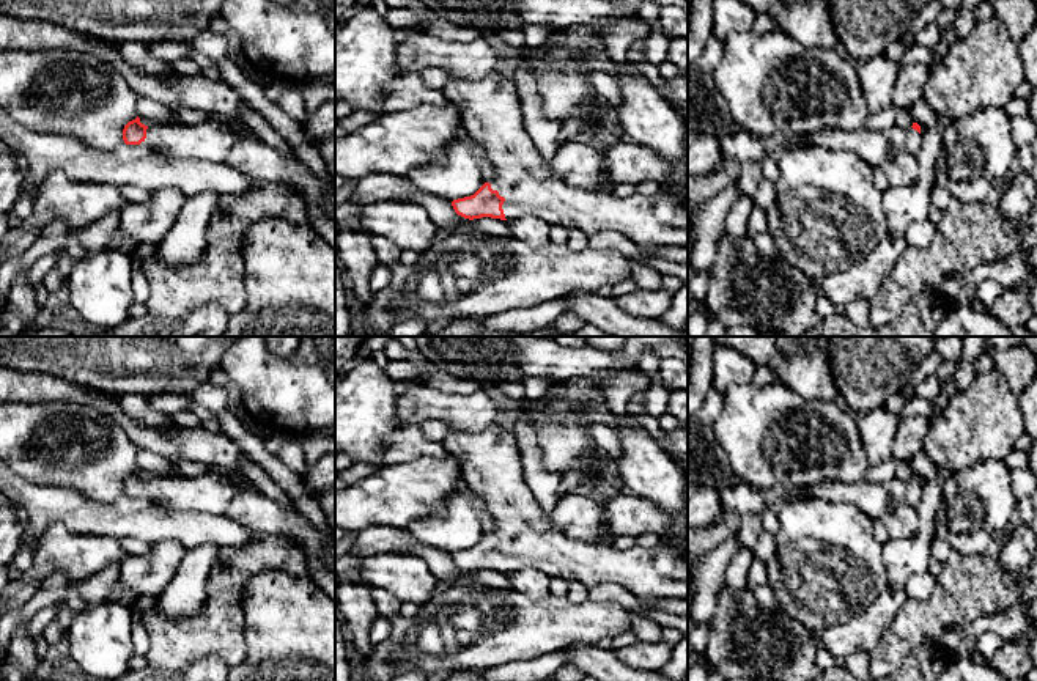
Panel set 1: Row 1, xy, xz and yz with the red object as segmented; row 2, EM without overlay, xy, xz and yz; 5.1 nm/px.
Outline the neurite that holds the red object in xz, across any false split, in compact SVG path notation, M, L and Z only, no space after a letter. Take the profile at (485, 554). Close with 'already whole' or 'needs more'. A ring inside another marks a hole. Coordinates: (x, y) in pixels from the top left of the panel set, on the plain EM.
M504 420L483 431L456 431L448 423L447 426L450 431L442 439L445 450L461 462L466 486L472 495L486 503L494 519L494 530L474 547L452 554L458 568L469 572L482 569L508 572L532 568L551 579L581 582L589 588L600 583L617 583L640 601L688 599L688 557L678 549L659 544L617 550L607 544L568 538L555 528L526 484L516 437Z; needs more

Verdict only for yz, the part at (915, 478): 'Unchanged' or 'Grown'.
Grown

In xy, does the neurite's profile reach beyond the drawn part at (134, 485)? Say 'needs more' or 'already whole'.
needs more

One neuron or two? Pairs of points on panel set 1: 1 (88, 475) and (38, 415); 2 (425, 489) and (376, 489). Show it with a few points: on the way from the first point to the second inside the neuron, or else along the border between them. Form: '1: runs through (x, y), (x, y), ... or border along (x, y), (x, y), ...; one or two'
1: runs through (73, 460), (40, 431); one
2: runs through (413, 489), (389, 489); one

